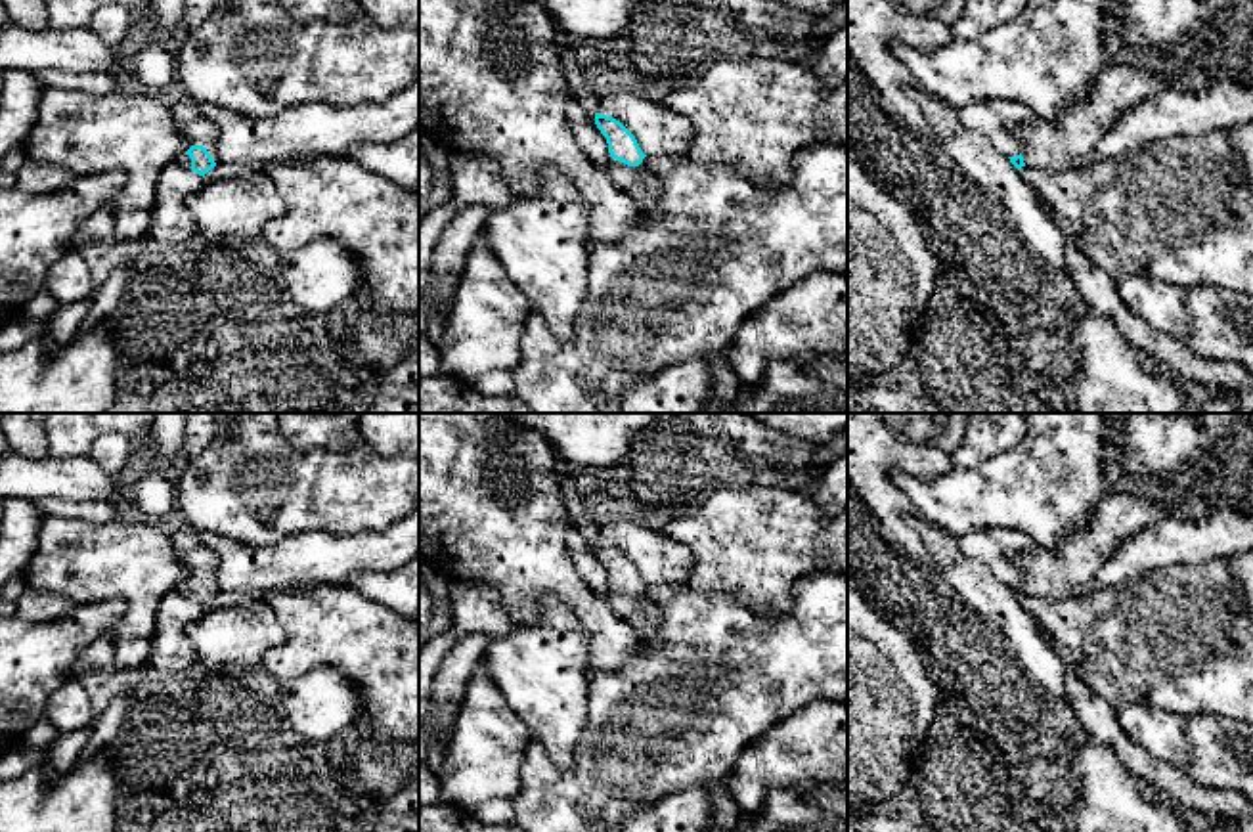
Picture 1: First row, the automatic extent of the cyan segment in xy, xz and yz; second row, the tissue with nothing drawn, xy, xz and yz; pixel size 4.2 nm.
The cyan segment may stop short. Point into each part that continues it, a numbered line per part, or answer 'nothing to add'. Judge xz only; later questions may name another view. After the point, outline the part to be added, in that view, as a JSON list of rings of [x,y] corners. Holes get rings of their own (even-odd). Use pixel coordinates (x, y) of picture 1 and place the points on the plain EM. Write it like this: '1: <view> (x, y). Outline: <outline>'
1: xz (645, 618). Outline: [[[614,587],[606,601],[618,616],[626,618],[635,627],[639,637],[648,643],[654,643],[658,639],[658,610],[647,604],[641,593],[627,595]]]

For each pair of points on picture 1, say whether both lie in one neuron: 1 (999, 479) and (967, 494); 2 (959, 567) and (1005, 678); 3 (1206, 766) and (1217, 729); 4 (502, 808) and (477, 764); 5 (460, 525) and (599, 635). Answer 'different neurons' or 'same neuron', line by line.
1: same neuron
2: different neurons
3: same neuron
4: different neurons
5: same neuron

